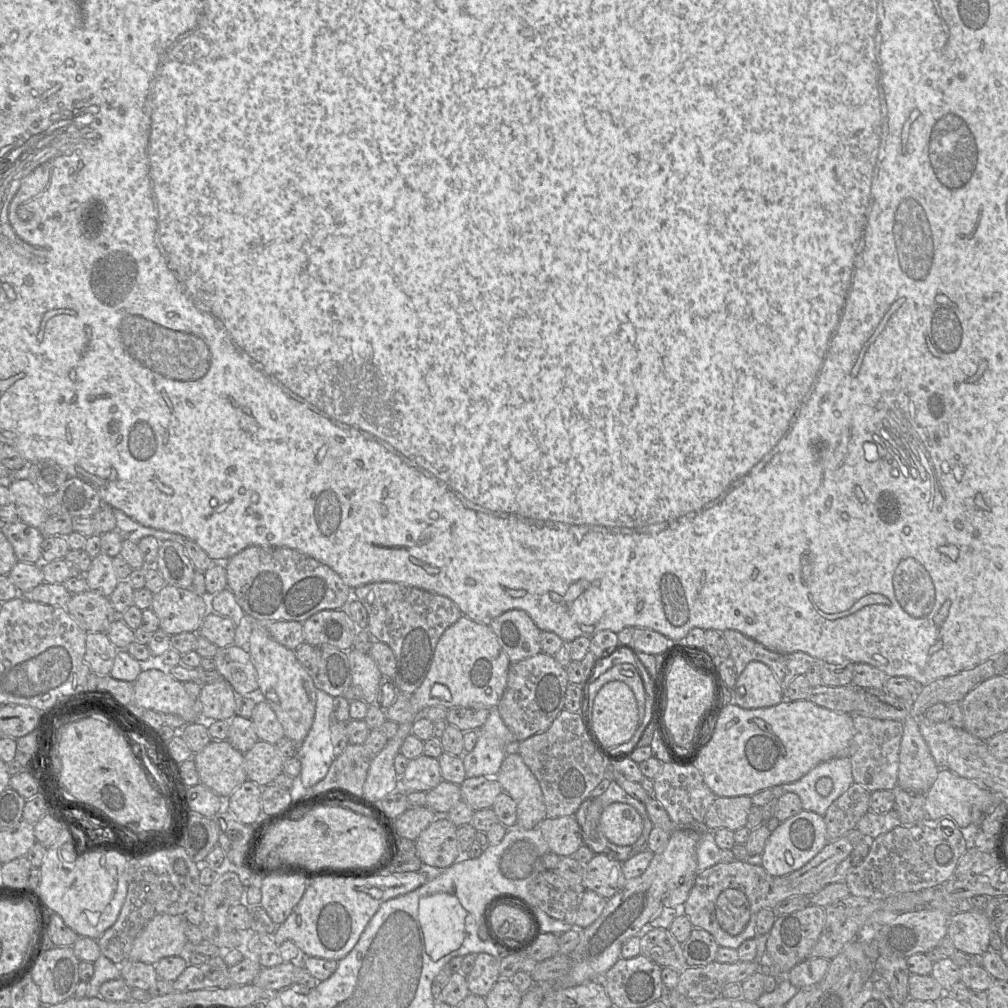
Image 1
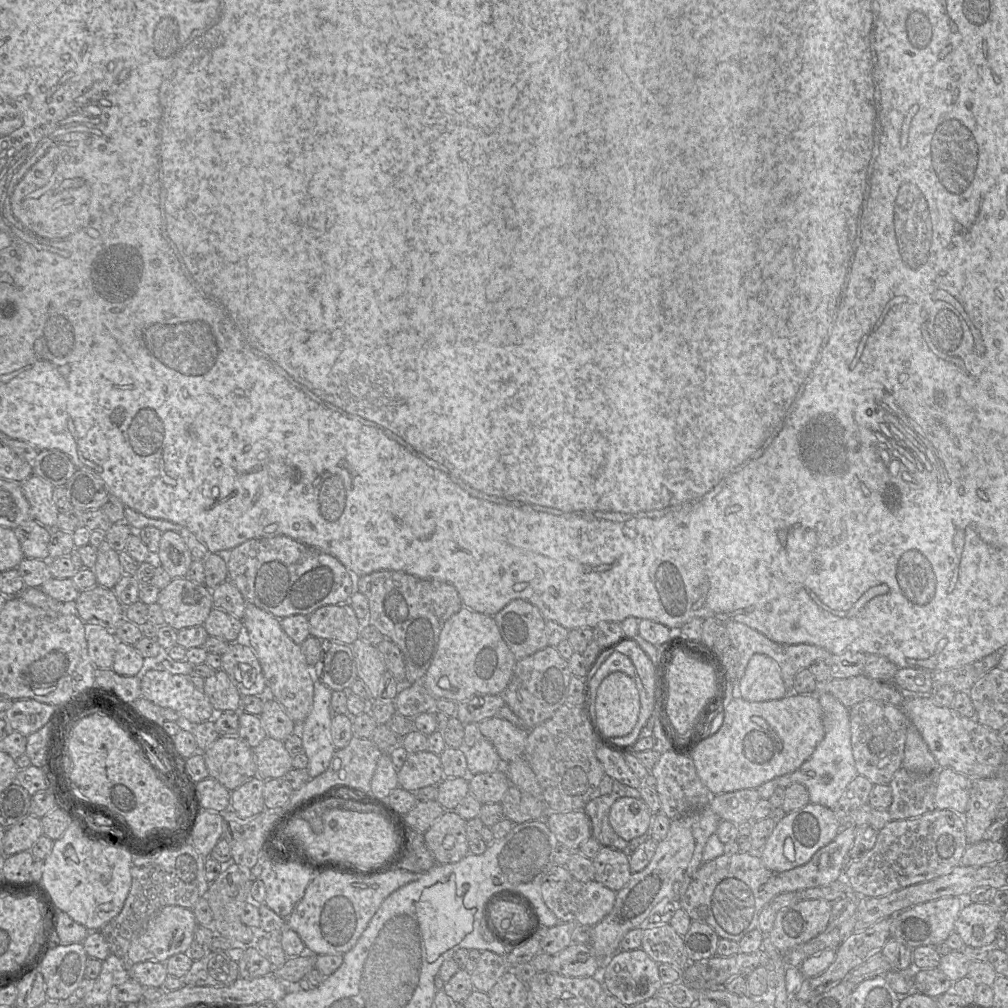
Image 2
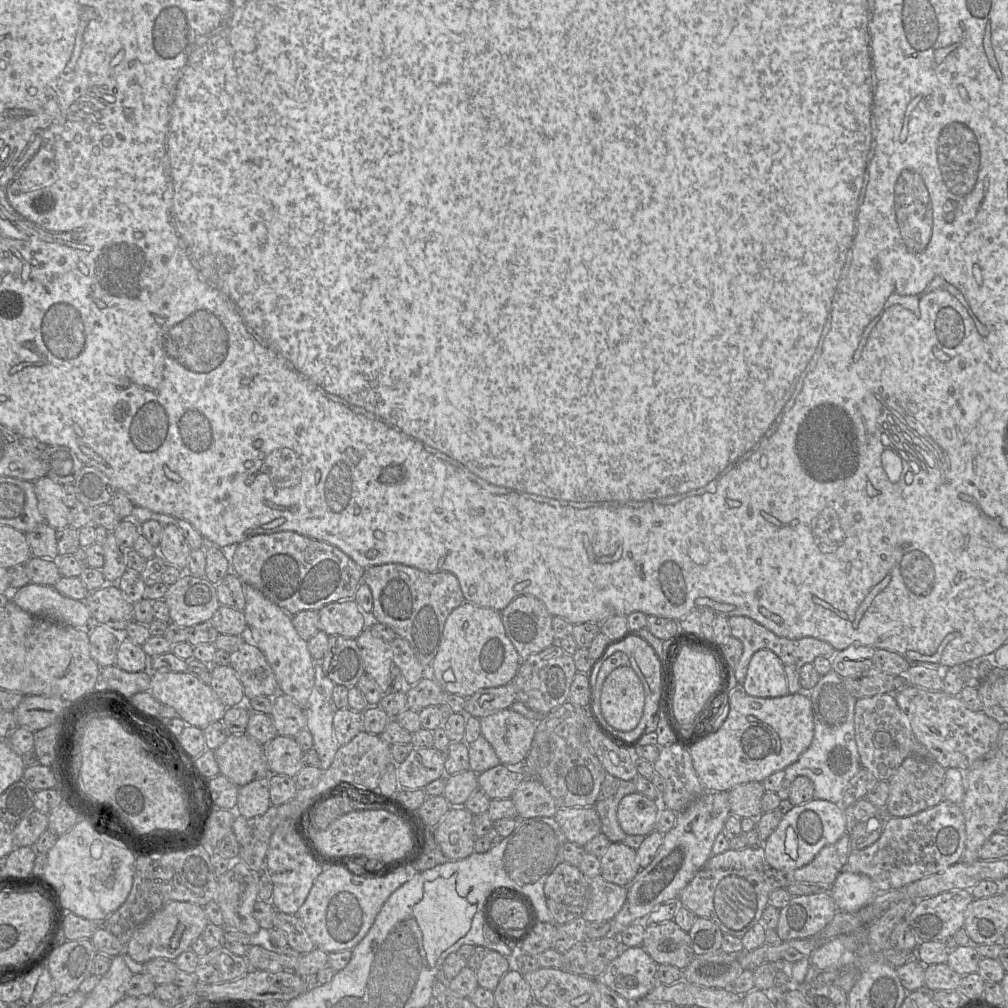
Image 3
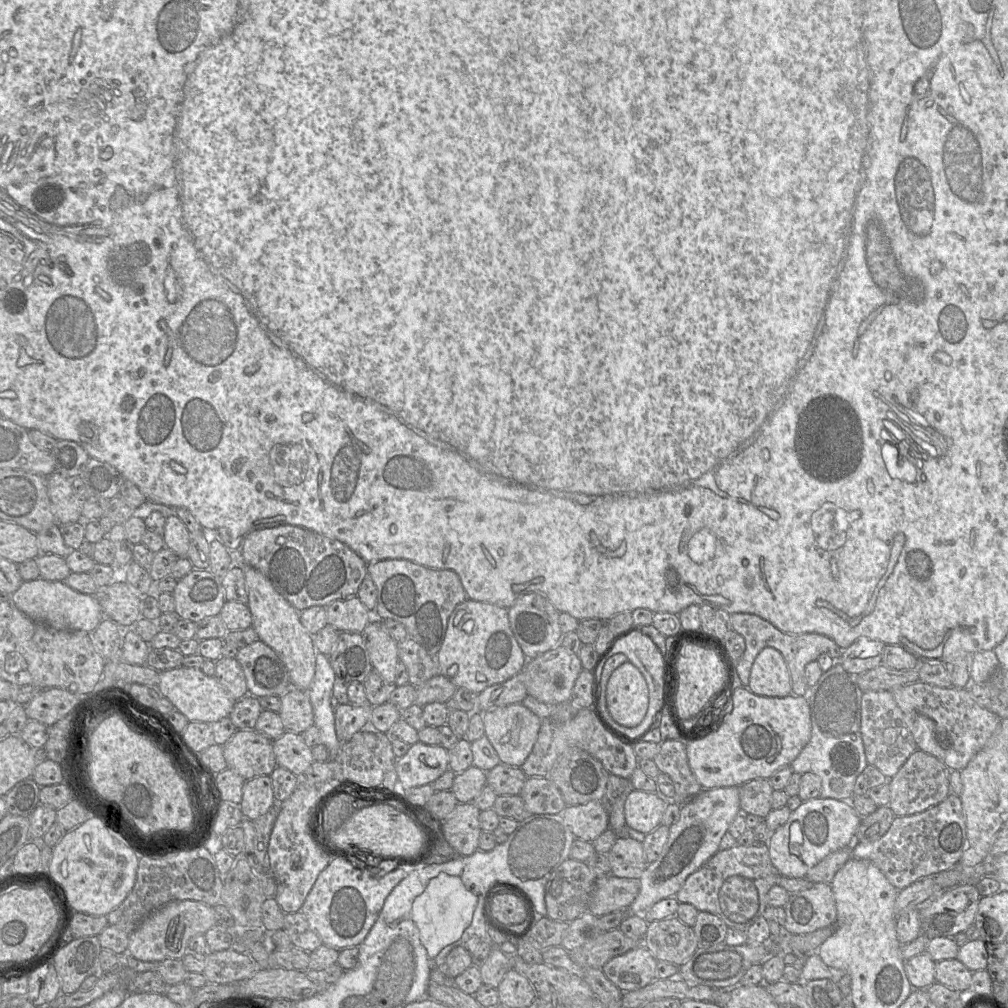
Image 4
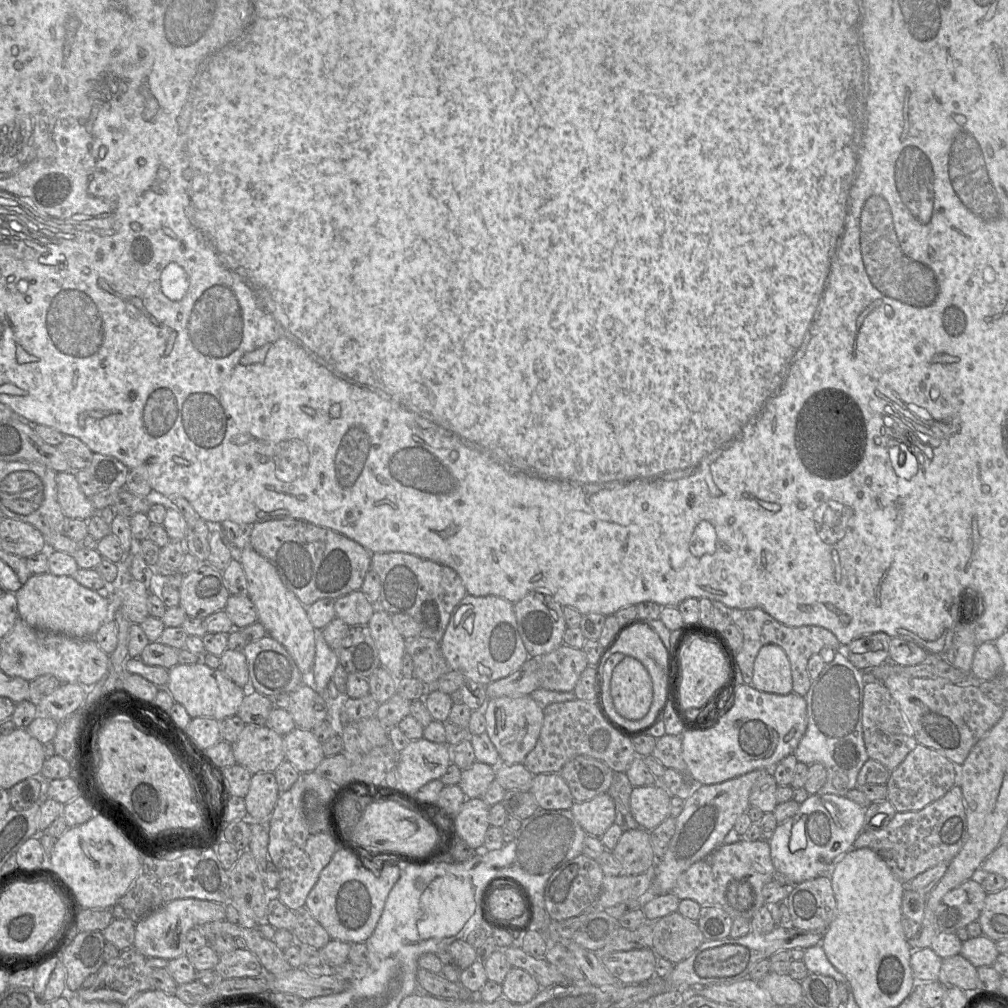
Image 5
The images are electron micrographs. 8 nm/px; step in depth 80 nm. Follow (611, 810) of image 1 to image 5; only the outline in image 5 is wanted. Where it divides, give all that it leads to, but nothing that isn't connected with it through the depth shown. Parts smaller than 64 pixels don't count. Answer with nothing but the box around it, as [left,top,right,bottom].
[630,783,672,831]

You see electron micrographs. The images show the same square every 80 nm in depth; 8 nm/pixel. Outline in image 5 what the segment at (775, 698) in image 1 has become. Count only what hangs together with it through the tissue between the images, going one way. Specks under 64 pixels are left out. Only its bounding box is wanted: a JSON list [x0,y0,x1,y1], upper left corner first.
[751,644,793,695]

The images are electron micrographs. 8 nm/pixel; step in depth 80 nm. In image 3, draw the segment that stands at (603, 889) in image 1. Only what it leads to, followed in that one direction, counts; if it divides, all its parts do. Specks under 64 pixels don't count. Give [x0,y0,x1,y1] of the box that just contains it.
[600,843,641,887]

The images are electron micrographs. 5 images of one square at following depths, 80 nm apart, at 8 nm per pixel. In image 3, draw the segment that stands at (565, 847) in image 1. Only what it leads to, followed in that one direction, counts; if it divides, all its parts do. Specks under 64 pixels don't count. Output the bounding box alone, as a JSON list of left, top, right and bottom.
[553,806,602,847]

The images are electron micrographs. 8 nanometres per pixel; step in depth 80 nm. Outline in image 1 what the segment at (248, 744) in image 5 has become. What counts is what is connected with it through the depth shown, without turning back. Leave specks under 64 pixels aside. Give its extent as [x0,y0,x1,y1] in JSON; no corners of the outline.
[193,740,247,798]

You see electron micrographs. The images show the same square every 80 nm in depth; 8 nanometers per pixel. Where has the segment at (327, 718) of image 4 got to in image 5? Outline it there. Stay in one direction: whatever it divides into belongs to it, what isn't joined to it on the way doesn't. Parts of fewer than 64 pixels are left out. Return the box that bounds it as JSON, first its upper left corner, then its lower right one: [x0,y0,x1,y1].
[309,629,339,696]

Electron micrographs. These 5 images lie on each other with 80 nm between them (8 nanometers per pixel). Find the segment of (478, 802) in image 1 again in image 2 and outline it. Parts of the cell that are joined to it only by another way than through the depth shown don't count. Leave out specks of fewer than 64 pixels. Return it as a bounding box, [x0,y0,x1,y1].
[469,768,511,804]

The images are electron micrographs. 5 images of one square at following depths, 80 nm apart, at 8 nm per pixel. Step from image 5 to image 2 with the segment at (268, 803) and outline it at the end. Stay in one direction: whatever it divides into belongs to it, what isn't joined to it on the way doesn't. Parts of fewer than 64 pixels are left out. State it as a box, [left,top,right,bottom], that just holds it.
[230,777,266,818]

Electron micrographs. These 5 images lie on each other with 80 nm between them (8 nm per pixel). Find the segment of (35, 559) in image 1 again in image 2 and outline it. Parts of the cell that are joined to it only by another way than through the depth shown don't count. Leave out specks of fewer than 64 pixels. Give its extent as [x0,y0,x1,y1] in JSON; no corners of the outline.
[13,519,51,560]

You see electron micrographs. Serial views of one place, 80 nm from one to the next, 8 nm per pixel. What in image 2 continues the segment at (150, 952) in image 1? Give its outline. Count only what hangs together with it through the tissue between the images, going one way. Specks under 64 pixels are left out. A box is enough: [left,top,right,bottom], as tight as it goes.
[127,905,197,963]

